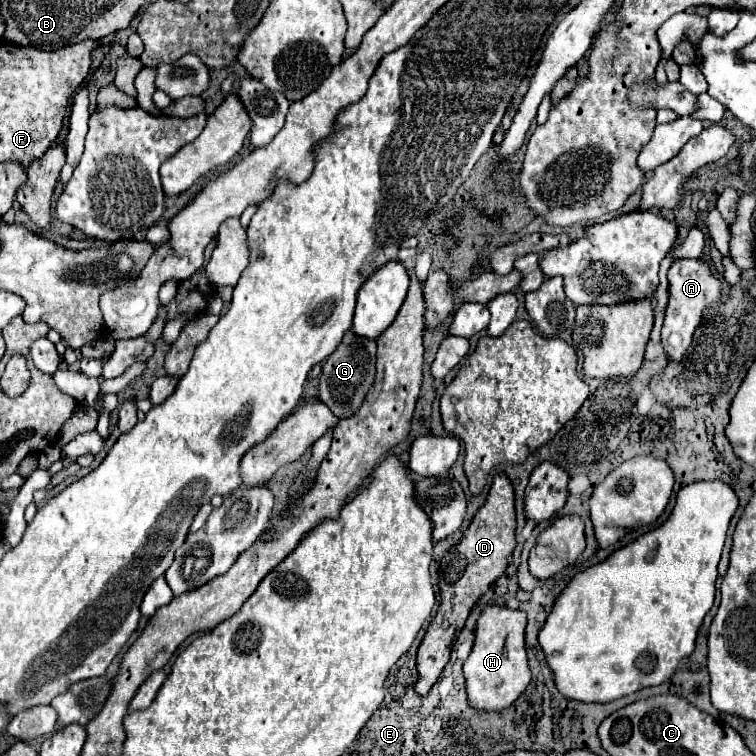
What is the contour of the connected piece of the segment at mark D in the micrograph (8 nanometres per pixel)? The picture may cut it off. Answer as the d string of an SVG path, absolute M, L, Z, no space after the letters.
M496 474L490 494L486 498L486 504L476 512L468 530L464 530L464 538L460 540L460 544L452 548L450 552L446 552L446 556L442 558L442 564L438 570L438 586L440 586L442 602L418 648L416 694L426 696L430 688L438 682L440 672L448 664L452 642L464 628L472 606L490 588L490 584L504 574L508 566L508 556L512 554L516 546L514 530L516 530L516 514L514 514L512 484L504 474Z

